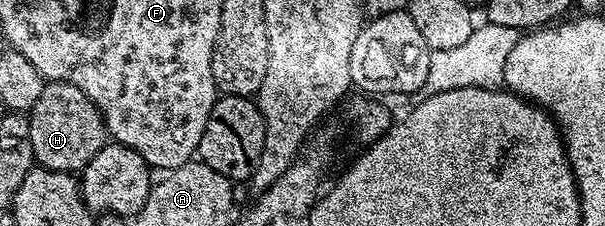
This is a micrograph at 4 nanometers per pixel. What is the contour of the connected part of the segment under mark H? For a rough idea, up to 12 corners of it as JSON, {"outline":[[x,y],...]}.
{"outline":[[46,82],[27,113],[33,158],[80,172],[105,116],[73,83]]}

